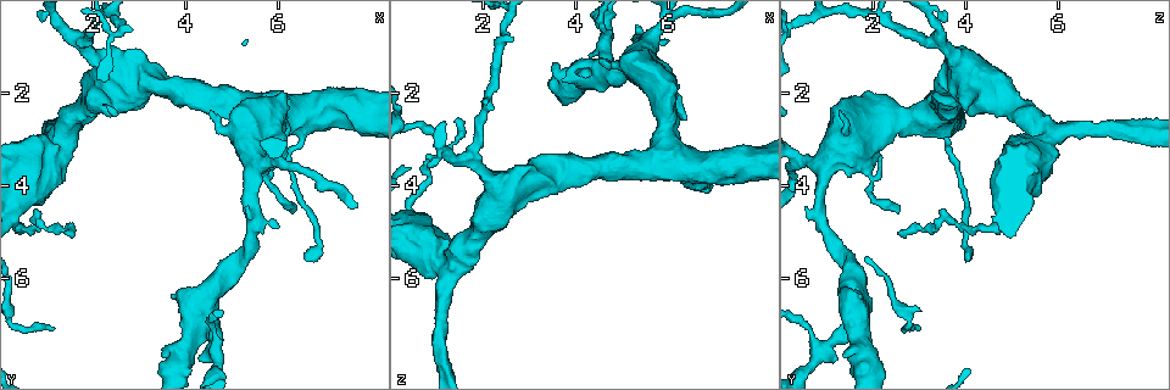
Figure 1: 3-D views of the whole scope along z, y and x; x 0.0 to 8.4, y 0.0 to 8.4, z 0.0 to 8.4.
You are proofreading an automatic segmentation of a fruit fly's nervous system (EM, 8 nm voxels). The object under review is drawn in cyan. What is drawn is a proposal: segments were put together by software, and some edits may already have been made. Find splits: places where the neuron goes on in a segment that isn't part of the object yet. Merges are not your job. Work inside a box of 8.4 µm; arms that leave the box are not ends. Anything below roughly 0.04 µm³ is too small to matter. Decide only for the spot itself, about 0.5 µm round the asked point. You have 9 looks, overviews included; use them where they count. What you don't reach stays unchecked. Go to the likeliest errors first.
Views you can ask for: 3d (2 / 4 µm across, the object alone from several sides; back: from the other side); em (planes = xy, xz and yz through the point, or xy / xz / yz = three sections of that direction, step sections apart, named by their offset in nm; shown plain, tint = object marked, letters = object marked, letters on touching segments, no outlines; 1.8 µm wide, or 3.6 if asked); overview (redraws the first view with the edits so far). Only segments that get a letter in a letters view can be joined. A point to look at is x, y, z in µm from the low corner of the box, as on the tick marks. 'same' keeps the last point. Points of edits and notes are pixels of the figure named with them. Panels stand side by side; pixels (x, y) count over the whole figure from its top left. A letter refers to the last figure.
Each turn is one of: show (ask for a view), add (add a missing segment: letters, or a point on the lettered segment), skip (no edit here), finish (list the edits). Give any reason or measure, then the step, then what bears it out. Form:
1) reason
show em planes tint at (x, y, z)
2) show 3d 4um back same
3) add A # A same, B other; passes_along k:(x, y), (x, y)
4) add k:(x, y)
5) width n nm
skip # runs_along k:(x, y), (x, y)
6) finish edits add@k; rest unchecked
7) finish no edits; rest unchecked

branch stops here
show em xz step 4 tint at (6.05, 3.45, 2.05)

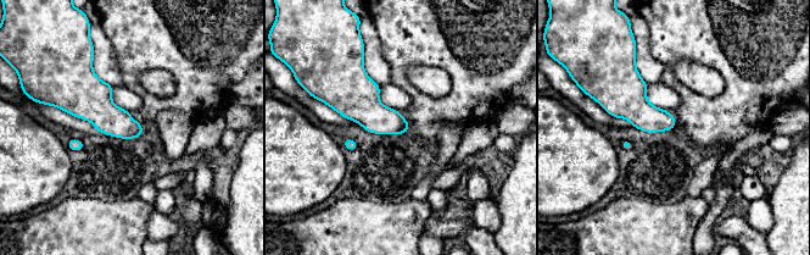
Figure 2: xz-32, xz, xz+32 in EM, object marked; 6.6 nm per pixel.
another direction
show em planes letters same

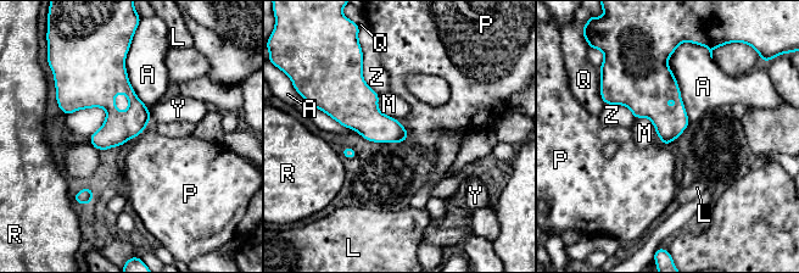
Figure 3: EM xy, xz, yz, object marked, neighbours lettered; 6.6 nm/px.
longest_contact A 480 nm
skip # A other, L other, M other, P other, Q other, R other, Y other, Z other; none of them fits

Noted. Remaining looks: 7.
show 3d 4um at (3.85, 6.50, 1.75)

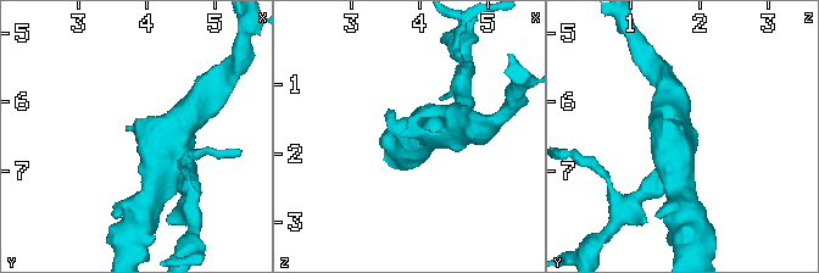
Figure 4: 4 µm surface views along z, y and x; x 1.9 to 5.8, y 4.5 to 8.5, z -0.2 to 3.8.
show em xy step 16 tint at (3.80, 6.45, 1.70)

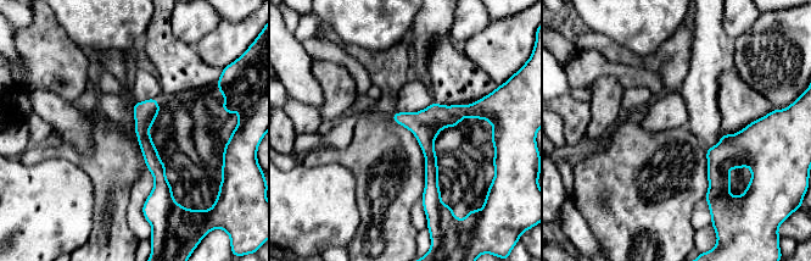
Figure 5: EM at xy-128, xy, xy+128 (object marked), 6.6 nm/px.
show em xy step 16 letters same

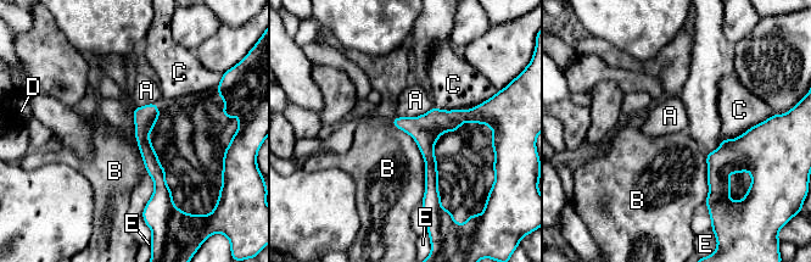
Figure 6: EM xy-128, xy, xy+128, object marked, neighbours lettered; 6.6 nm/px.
skip # A other, B other, C other, D other, E other; runs_along 6:(474, 110), (429, 138), (428, 204); no lettered segment goes on from it

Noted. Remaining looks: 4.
thin end
show 3d 2um at (1.45, 5.05, 2.60)

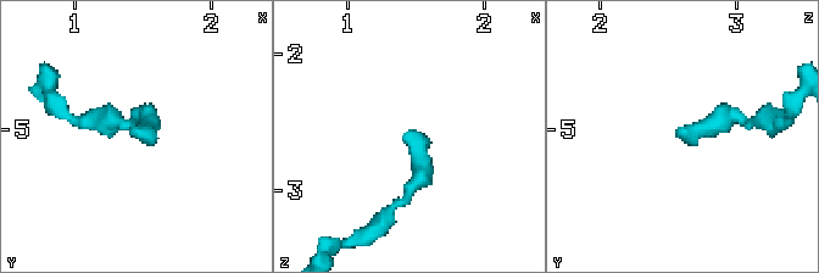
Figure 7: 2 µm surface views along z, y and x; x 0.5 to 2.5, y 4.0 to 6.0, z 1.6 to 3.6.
now the EM
show em yz step 8 letters at (1.44, 5.00, 2.56)

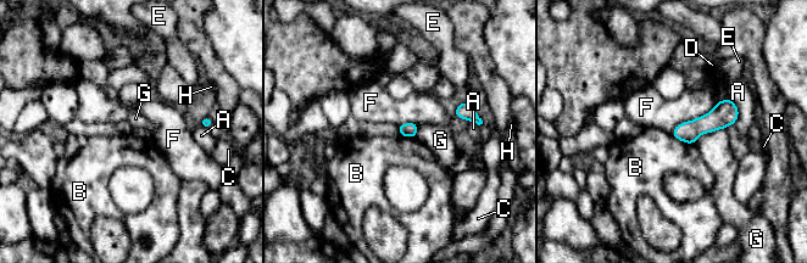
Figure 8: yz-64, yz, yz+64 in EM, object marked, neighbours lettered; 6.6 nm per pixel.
another direction
show em planes letters same

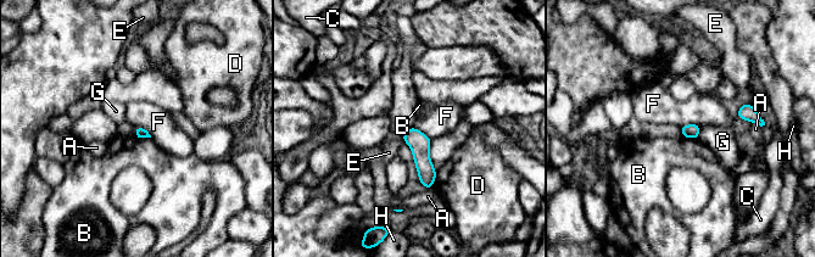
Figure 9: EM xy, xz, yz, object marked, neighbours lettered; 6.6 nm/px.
skip # A other, B other, C other, D other, E other, F other, G other, H other; no lettered segment goes on from it

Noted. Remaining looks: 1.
sharp bend
show em 3.6um planes letters at (2.40, 1.50, 4.15)

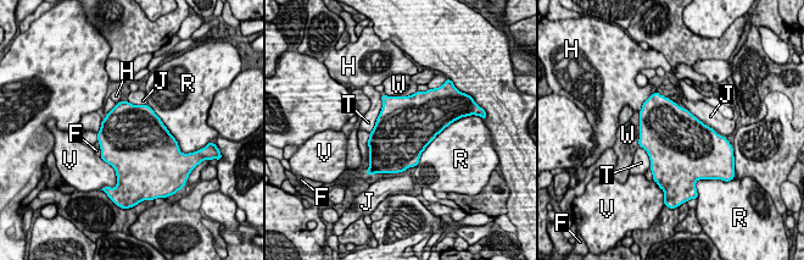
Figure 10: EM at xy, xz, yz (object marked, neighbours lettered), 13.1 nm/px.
longest_contact R 600 nm
skip # F other, H other, J other, R other, T other, V other, W other; none of them fits

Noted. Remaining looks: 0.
finish no edits; rest unchecked

